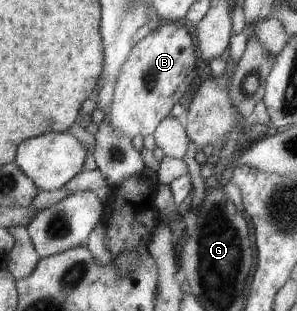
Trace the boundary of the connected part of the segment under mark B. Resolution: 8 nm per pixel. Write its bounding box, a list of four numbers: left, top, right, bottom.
[105,23,196,139]

